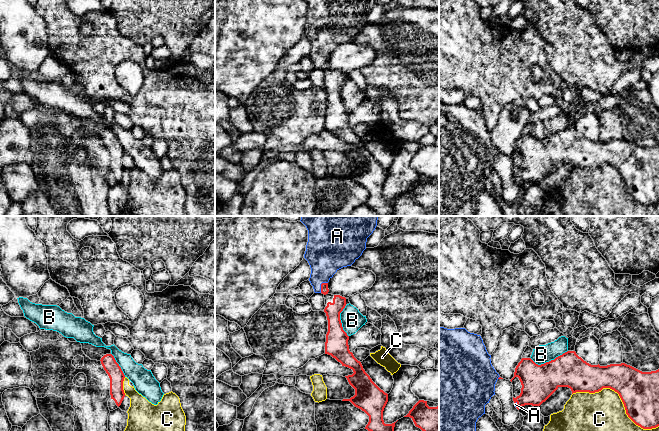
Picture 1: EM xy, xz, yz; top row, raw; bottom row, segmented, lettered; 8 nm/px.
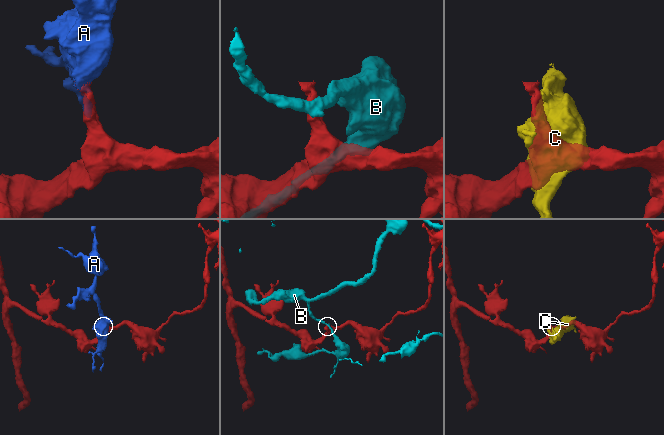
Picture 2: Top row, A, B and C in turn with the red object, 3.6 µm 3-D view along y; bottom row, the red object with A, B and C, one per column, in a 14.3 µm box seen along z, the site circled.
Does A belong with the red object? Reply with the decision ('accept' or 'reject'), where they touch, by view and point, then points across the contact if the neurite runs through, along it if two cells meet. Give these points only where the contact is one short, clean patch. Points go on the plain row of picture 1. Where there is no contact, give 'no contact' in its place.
accept | xz (321, 61)

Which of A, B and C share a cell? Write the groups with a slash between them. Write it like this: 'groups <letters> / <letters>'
groups A / B / C

